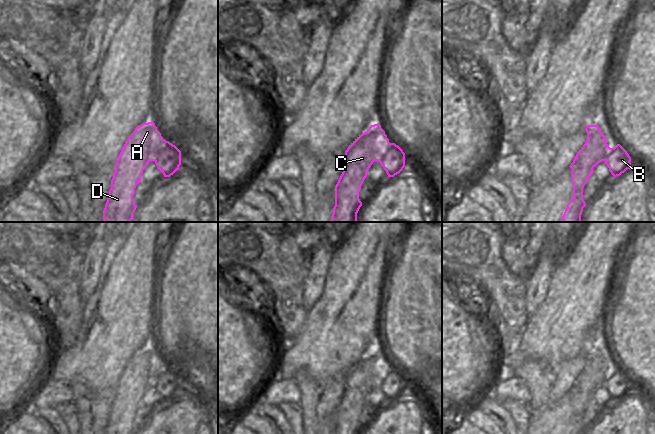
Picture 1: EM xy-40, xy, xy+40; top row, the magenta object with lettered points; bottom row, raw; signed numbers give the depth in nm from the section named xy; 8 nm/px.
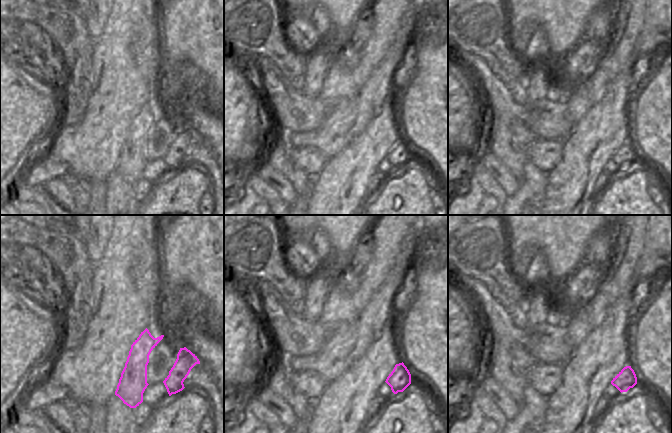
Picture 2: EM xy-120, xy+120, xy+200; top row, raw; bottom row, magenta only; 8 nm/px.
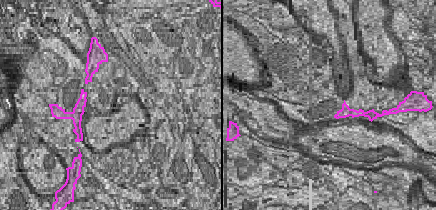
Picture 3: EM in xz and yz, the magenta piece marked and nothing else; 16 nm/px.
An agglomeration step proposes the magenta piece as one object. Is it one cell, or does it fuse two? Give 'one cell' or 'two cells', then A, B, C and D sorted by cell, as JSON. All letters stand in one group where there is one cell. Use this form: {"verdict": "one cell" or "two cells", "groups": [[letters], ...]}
{"verdict": "two cells", "groups": [["A", "C", "D"], ["B"]]}

